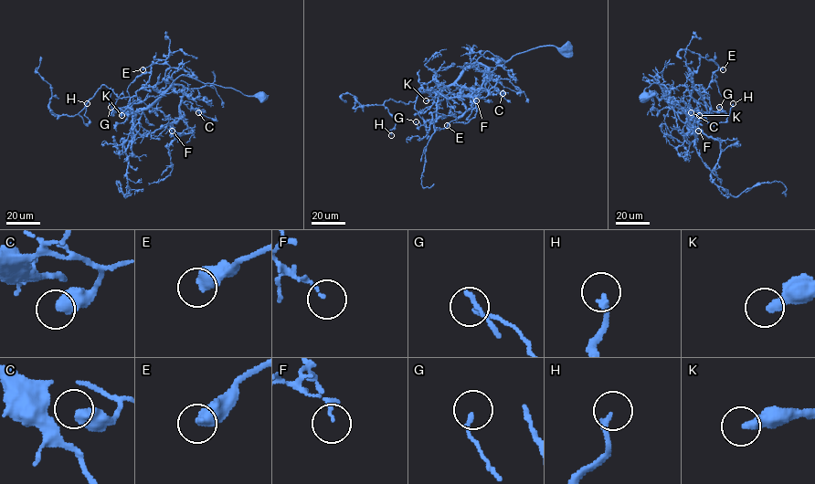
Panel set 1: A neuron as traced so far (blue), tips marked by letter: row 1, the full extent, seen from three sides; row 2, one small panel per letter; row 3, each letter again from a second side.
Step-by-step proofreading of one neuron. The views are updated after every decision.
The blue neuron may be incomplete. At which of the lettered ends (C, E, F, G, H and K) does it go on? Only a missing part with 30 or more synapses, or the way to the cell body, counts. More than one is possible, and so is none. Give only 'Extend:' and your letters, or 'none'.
Extend: H, K

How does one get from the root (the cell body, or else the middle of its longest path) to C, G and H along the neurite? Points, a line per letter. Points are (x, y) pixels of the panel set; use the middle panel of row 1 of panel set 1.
C: (566, 47), (540, 46), (506, 61), (486, 51), (477, 61), (489, 69), (486, 79), (502, 93)
G: (566, 47), (540, 46), (506, 61), (486, 51), (439, 93), (420, 92), (415, 108), (424, 124), (416, 121)
H: (566, 47), (540, 46), (506, 61), (486, 51), (439, 93), (406, 104), (386, 99), (391, 135)

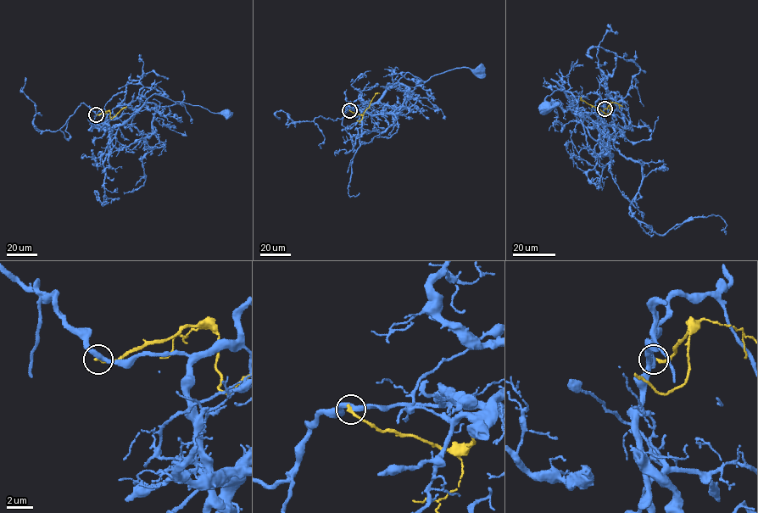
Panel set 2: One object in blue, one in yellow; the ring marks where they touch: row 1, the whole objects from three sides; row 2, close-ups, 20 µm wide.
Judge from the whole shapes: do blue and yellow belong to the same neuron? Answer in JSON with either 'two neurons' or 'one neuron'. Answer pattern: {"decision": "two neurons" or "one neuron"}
{"decision": "two neurons"}

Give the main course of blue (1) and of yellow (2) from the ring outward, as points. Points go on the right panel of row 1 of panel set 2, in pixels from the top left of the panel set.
1: (604, 108), (604, 127), (573, 105), (551, 80), (564, 88), (545, 97), (547, 107)
2: (604, 108), (610, 103), (610, 112), (605, 114), (582, 101), (581, 97)

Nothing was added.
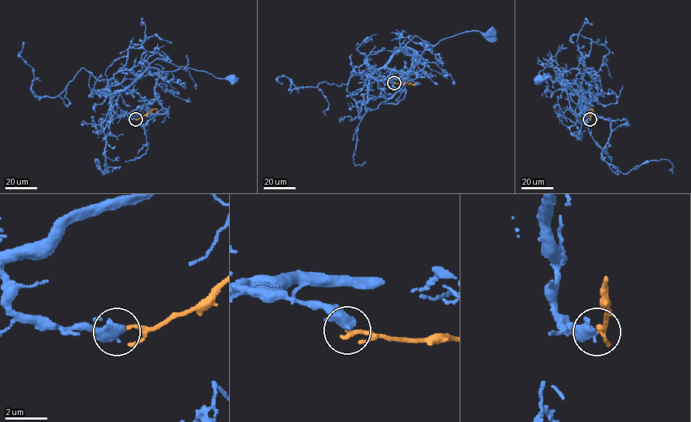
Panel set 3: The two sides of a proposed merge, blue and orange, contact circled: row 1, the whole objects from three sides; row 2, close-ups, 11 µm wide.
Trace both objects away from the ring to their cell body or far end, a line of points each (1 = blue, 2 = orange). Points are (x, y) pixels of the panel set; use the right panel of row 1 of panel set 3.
1: (590, 119), (580, 106), (576, 92), (559, 77), (543, 59), (552, 65), (538, 73), (540, 79)
2: (590, 119), (590, 109), (593, 109), (593, 113)

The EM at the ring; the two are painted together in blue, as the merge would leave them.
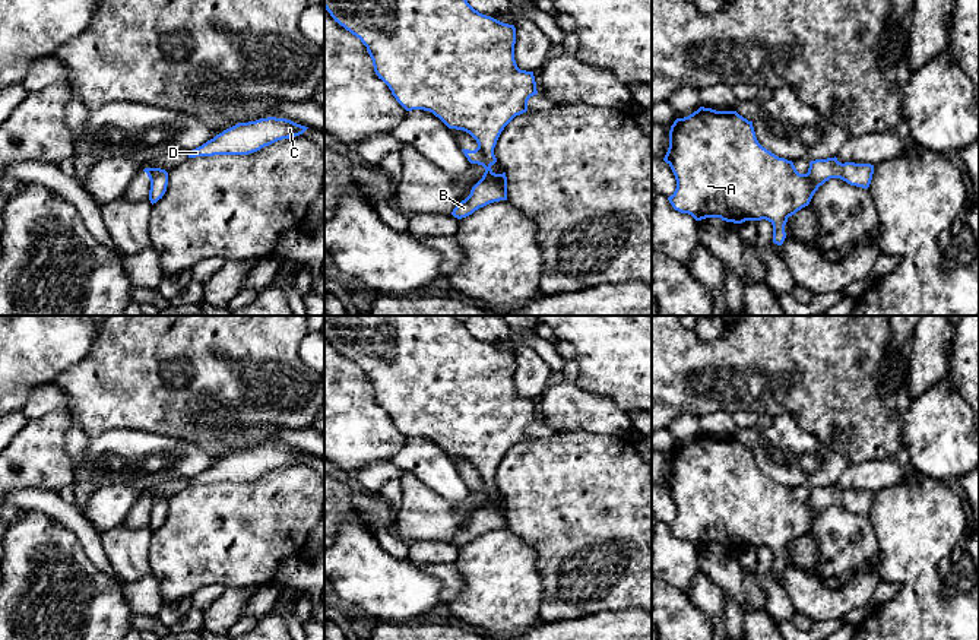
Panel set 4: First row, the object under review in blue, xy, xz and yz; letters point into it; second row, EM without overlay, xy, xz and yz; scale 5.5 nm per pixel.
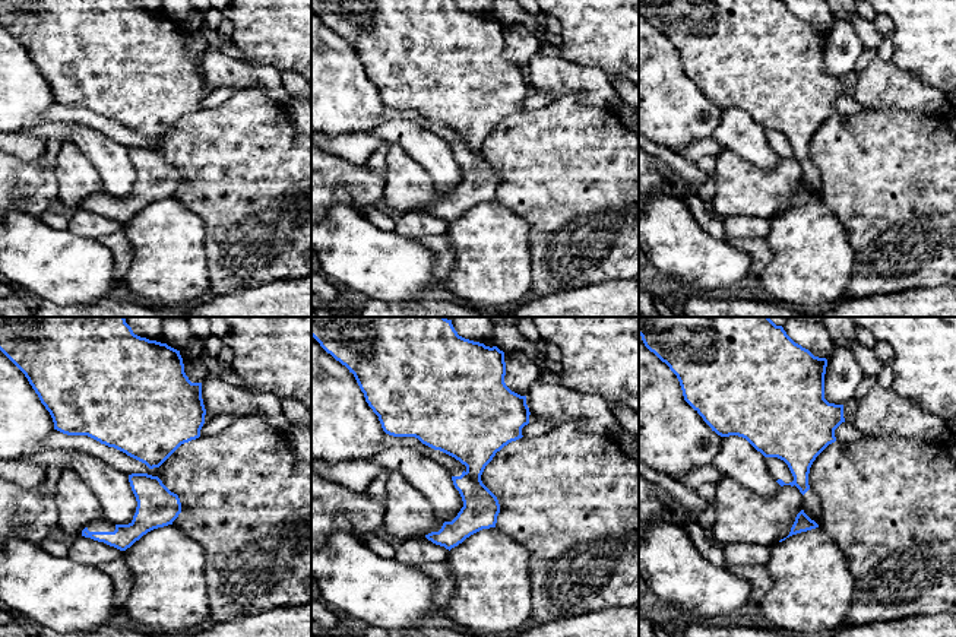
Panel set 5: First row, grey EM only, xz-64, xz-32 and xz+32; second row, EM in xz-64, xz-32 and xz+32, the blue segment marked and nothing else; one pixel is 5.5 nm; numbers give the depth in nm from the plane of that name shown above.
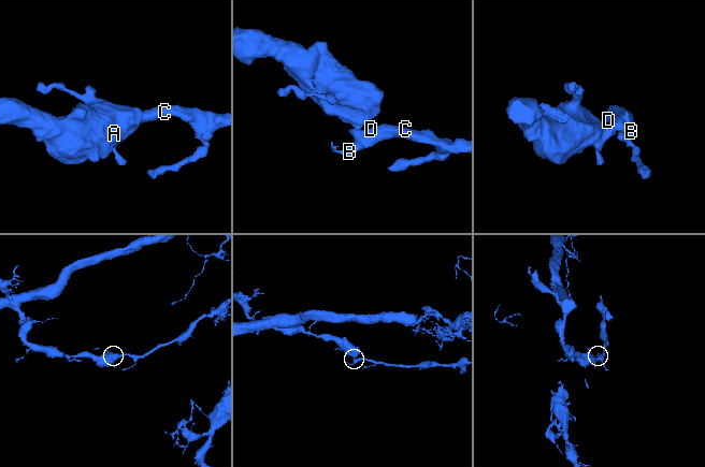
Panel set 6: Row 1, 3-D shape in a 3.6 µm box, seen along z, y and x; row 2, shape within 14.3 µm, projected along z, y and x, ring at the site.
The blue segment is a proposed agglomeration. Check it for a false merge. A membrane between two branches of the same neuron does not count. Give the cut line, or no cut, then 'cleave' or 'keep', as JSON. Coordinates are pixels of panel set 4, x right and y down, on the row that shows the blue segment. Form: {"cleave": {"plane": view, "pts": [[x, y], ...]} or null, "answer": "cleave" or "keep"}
{"cleave": {"plane": "xz", "pts": [[478, 145], [490, 165]]}, "answer": "cleave"}

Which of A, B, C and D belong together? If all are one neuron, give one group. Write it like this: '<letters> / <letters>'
A / B C D

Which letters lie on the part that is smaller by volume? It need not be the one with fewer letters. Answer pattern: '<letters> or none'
B, C, D

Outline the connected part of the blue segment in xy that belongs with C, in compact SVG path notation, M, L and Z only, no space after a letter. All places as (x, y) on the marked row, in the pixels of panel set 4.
M267 117L238 123L202 146L188 151L188 158L213 155L248 155L278 140L302 134L308 127L286 118Z

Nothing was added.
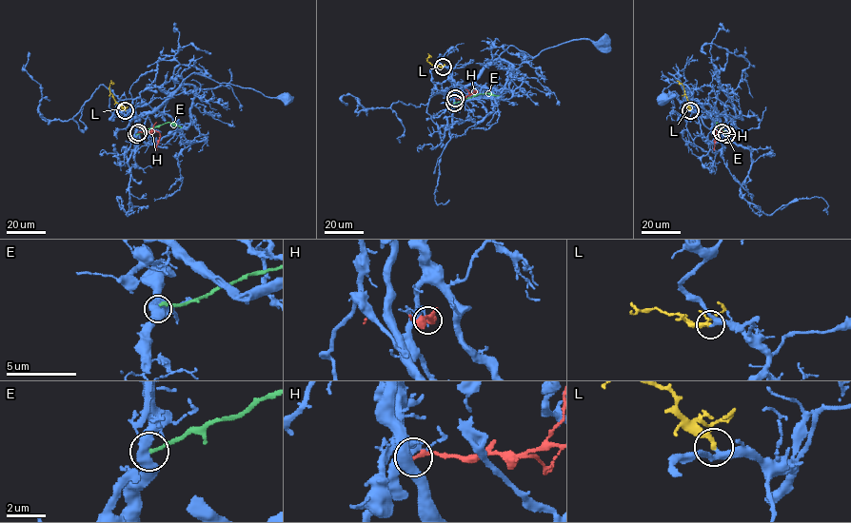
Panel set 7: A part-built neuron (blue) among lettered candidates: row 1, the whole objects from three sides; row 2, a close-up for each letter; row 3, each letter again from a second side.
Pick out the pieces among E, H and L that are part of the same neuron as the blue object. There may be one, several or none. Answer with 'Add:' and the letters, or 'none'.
Add: L

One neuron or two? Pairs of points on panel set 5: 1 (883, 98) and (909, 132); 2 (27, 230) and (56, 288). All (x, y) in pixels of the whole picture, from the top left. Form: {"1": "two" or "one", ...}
{"1": "two", "2": "one"}

